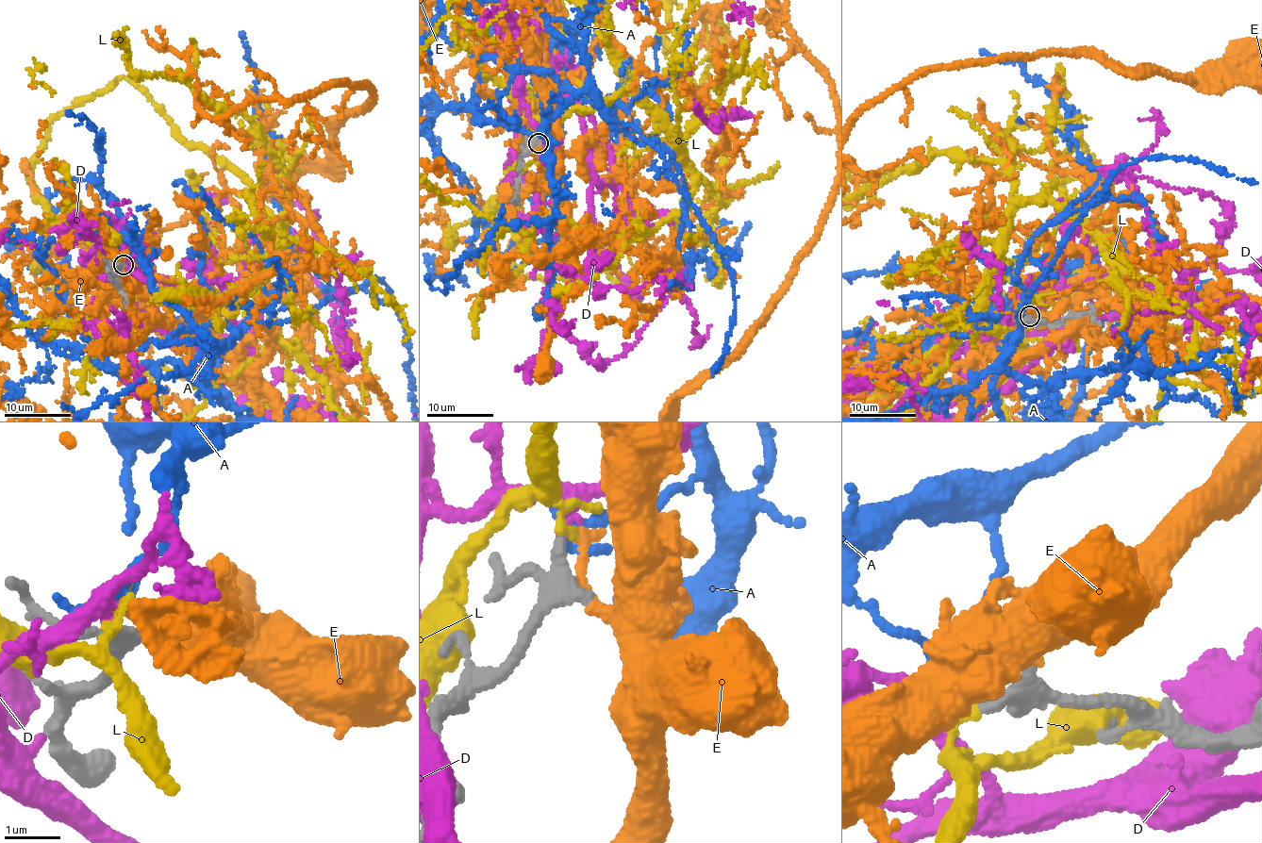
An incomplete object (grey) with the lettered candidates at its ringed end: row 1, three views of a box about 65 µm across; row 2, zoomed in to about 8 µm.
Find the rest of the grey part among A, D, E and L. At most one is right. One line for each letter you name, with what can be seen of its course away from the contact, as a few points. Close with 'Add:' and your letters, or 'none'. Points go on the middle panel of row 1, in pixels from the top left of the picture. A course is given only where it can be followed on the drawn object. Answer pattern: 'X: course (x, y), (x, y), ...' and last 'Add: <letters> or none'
Add: E

